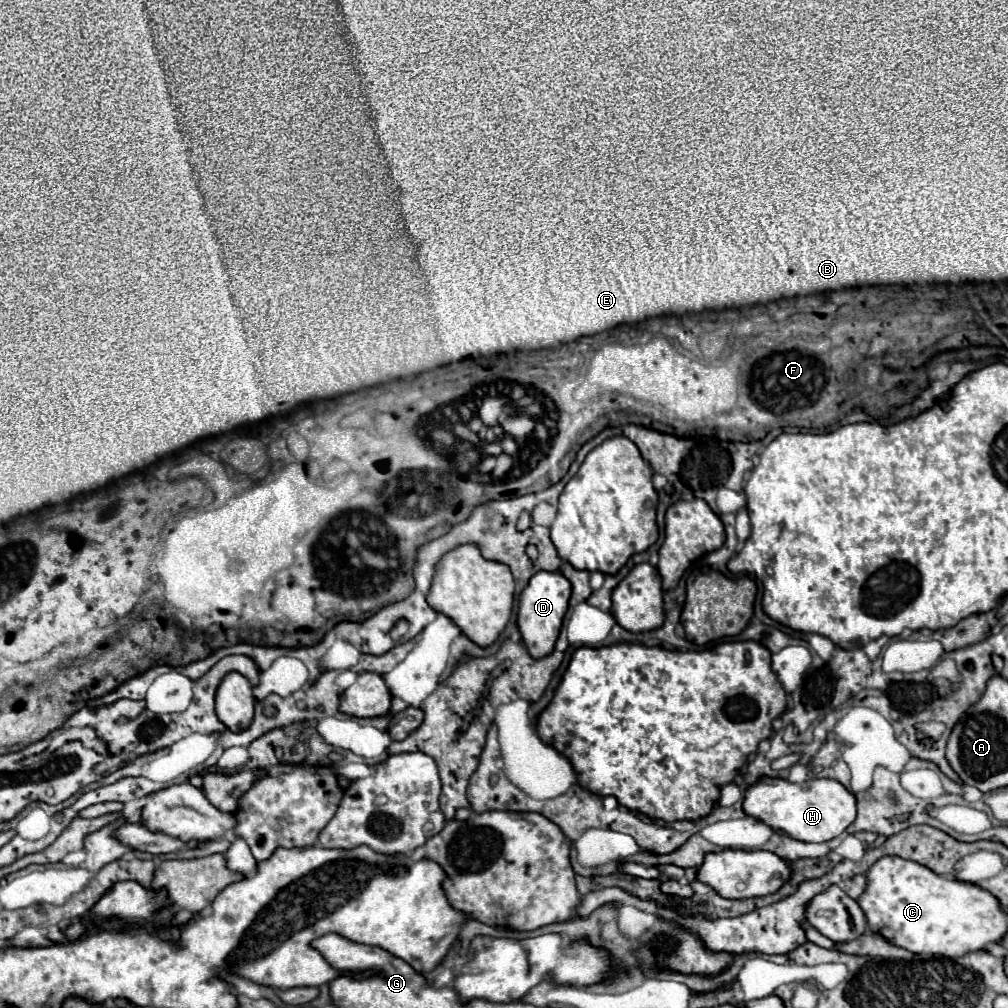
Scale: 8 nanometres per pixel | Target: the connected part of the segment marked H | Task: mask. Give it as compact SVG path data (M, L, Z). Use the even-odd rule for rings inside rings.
M758 777L756 783L748 785L742 801L742 809L748 817L754 817L762 821L764 825L772 827L774 831L780 831L792 839L806 841L806 843L822 843L830 841L832 837L838 837L854 819L856 819L856 799L854 795L838 781L834 779L808 779L804 783L788 783L780 777Z

